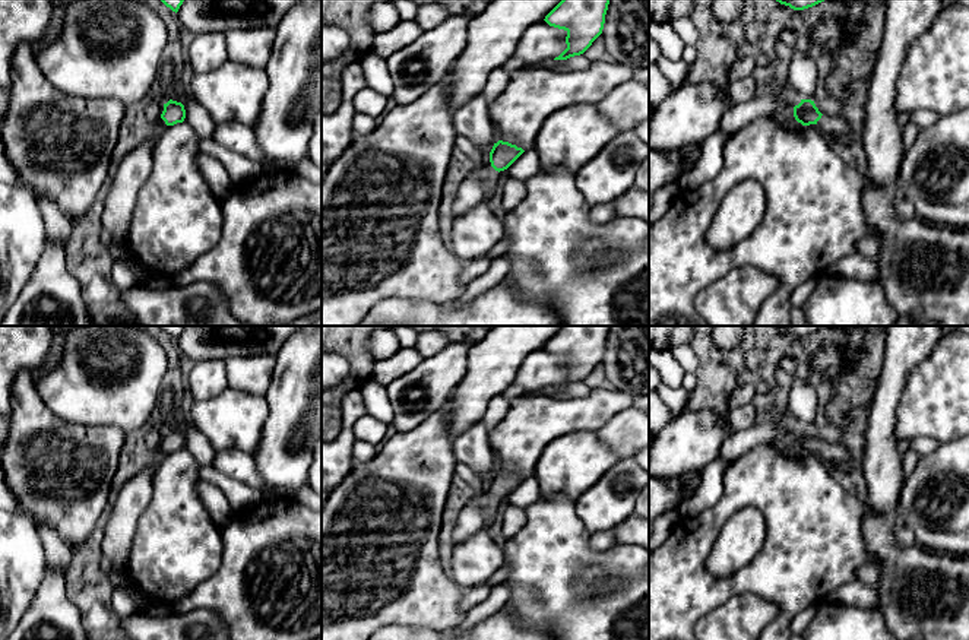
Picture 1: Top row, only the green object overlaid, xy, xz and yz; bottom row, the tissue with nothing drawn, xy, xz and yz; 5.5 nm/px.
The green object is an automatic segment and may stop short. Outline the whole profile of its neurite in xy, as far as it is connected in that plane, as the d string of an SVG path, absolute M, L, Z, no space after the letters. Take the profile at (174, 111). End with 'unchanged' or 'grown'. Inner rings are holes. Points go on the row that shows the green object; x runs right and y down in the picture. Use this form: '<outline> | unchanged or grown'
M170 99L167 104L164 104L164 111L161 114L161 118L153 124L155 130L158 132L165 124L174 126L177 123L183 123L186 118L186 110L181 102Z | grown

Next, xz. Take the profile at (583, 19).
M561 0L547 16L550 26L567 32L567 48L554 60L583 54L602 34L609 0Z | unchanged

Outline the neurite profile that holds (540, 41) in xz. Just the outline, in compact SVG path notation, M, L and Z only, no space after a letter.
M545 20L531 25L520 38L514 57L525 66L535 66L538 61L555 58L566 48L567 31L550 26Z

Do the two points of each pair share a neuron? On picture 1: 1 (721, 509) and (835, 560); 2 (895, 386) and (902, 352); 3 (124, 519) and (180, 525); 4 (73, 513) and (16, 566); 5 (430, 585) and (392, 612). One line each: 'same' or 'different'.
1: same
2: same
3: different
4: different
5: same

